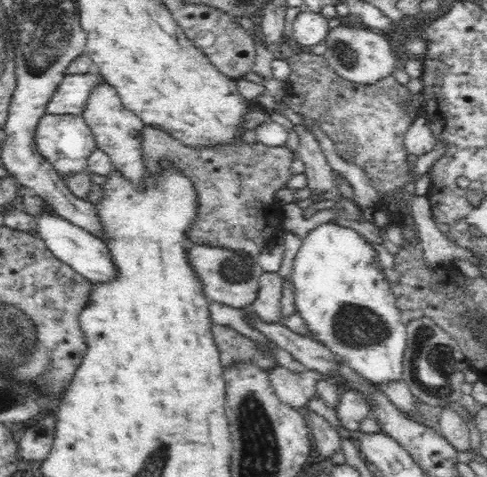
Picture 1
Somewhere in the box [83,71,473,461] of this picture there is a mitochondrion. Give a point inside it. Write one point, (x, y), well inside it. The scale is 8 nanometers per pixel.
(442, 359)

